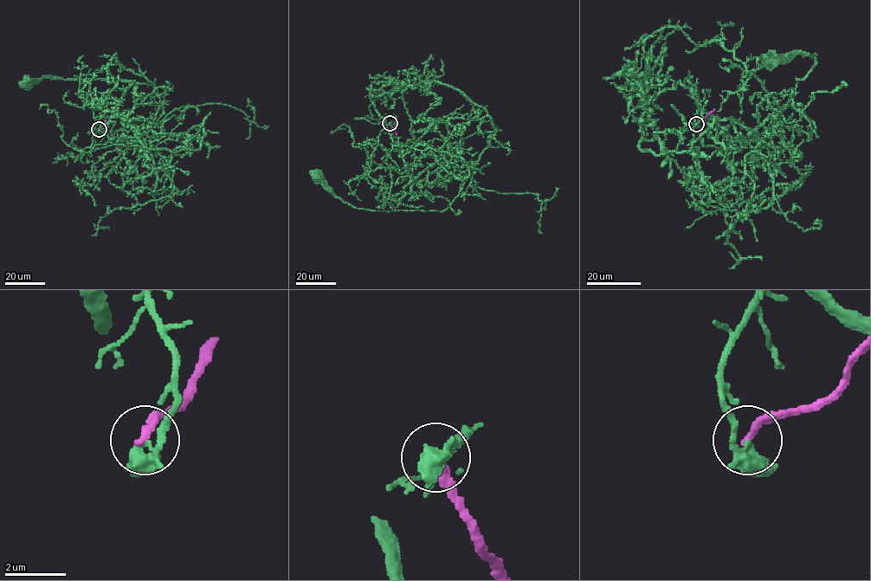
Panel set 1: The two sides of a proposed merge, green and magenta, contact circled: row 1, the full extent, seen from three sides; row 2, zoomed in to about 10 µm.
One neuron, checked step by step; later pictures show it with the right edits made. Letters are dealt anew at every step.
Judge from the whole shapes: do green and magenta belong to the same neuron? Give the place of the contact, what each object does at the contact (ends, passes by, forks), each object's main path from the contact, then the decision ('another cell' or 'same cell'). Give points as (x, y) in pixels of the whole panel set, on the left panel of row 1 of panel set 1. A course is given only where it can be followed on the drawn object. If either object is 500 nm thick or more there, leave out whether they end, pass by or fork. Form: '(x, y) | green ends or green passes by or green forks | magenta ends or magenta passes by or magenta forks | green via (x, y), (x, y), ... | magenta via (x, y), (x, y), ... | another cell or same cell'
(99, 129) | green passes by | magenta ends | green via (100, 129), (97, 117), (116, 143), (135, 101), (158, 96), (158, 90), (109, 78), (42, 77), (28, 84) | magenta via (100, 129), (105, 118) | another cell

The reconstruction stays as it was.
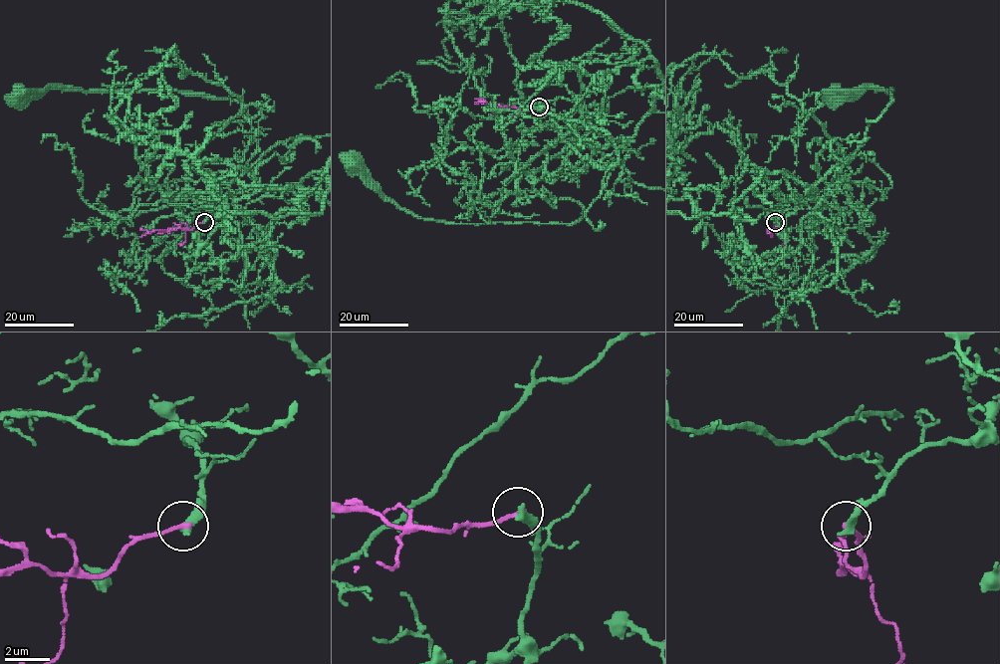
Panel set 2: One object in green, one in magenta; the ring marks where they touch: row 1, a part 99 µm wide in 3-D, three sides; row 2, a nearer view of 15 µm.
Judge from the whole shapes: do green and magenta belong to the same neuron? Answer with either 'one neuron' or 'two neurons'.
two neurons

